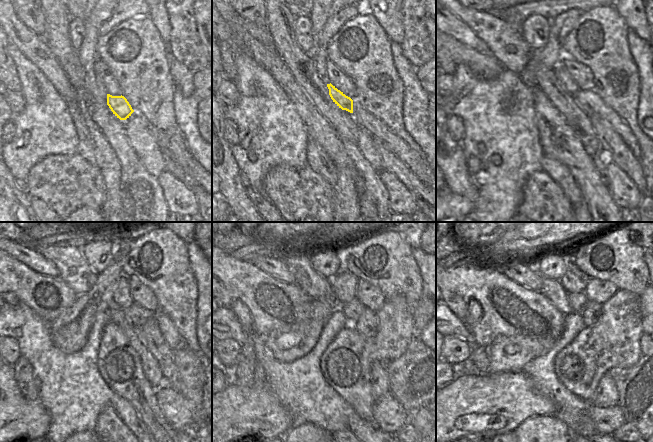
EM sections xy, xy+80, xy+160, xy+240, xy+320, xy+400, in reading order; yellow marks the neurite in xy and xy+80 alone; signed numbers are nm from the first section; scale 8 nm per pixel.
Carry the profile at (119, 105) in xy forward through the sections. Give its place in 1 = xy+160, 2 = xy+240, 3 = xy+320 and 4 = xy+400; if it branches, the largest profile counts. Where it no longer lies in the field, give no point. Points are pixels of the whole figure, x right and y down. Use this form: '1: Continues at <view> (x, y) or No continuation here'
1: Continues at xy+160 (562, 74)
2: Continues at xy+240 (121, 299)
3: Continues at xy+320 (344, 285)
4: Continues at xy+400 (573, 280).

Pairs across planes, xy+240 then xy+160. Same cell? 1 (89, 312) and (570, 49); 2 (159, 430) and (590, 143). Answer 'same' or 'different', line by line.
1: different
2: different

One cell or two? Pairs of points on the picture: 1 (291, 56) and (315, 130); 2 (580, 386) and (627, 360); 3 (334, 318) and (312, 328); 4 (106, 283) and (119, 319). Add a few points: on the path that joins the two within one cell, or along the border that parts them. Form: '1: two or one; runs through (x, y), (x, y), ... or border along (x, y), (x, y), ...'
1: two; border along (287, 68), (314, 107)
2: one; runs through (589, 374), (608, 361), (615, 360)
3: two; border along (337, 306), (329, 315), (316, 342)
4: two; border along (111, 306), (107, 311)

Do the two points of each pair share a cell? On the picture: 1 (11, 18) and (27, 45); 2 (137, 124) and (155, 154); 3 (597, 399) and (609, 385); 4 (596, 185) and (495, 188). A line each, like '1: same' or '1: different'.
1: same
2: same
3: same
4: different

